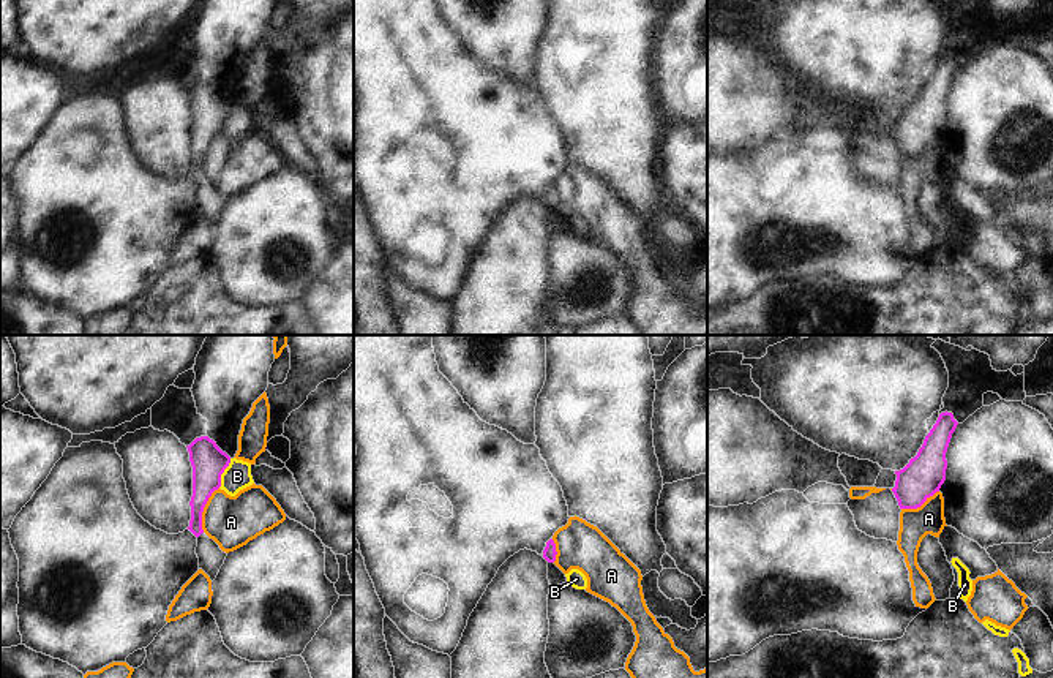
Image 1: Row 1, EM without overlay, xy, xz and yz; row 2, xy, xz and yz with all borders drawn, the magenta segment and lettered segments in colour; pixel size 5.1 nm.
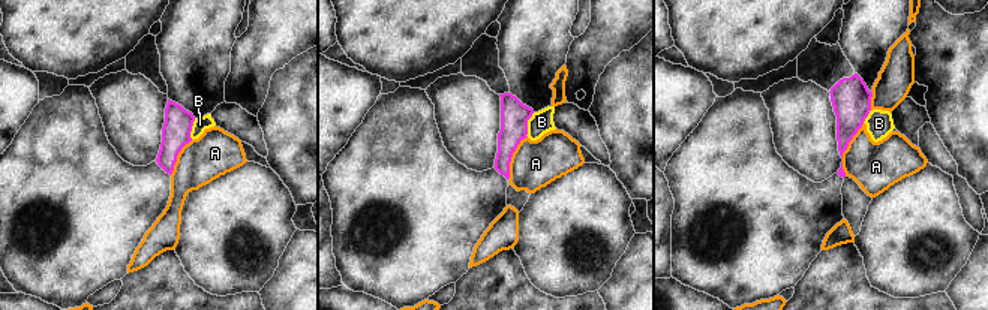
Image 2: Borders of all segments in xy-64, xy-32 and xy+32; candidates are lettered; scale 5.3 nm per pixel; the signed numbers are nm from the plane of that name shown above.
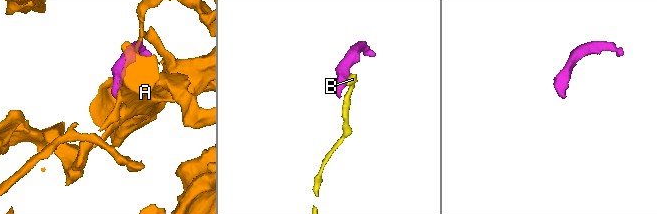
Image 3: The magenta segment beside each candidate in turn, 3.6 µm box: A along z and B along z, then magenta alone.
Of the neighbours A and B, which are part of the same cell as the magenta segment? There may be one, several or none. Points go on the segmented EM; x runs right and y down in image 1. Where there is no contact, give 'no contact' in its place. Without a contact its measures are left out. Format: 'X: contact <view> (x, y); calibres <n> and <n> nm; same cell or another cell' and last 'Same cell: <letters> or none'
A: contact xy (202, 509); calibres 180 and 260 nm; another cell
B: contact xy (223, 471); calibres 180 and 140 nm; another cell
Same cell: none

